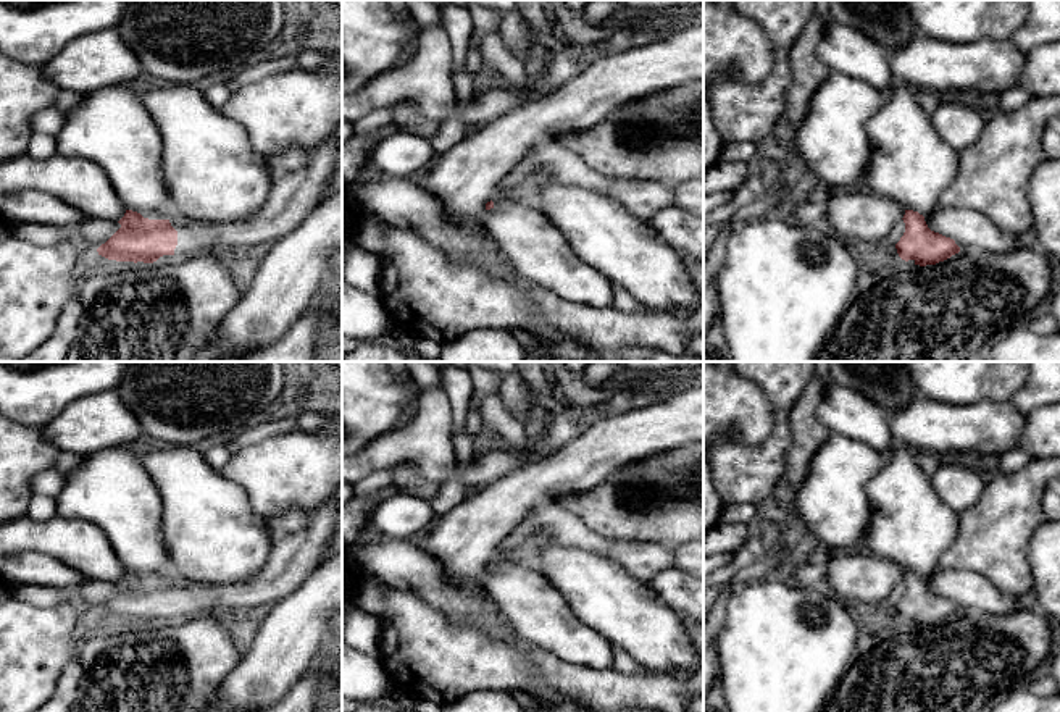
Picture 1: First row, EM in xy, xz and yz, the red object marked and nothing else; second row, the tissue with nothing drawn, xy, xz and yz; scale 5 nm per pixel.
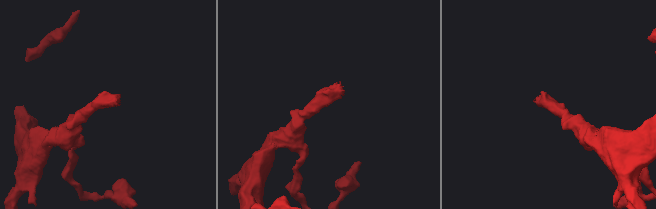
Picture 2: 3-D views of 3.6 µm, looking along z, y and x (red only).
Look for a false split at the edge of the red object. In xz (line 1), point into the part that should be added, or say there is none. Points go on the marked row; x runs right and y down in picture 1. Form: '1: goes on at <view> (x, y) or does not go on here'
1: does not go on here

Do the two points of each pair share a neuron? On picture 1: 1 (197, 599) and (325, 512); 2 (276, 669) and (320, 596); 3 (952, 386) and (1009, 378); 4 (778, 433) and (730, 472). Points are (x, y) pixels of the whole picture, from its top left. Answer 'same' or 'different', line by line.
1: same
2: same
3: same
4: same

